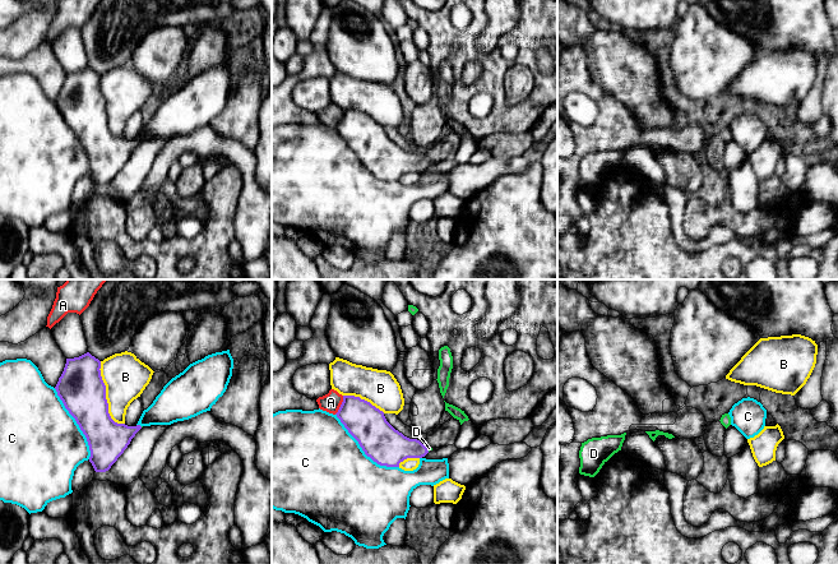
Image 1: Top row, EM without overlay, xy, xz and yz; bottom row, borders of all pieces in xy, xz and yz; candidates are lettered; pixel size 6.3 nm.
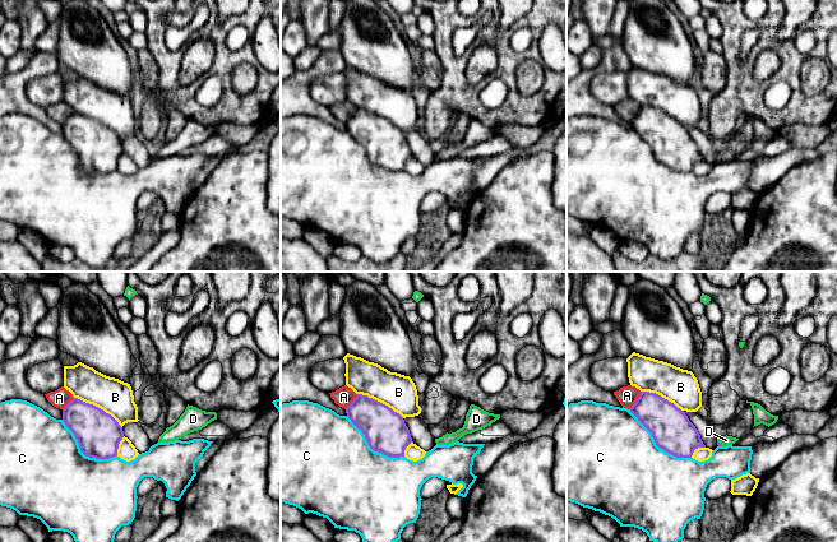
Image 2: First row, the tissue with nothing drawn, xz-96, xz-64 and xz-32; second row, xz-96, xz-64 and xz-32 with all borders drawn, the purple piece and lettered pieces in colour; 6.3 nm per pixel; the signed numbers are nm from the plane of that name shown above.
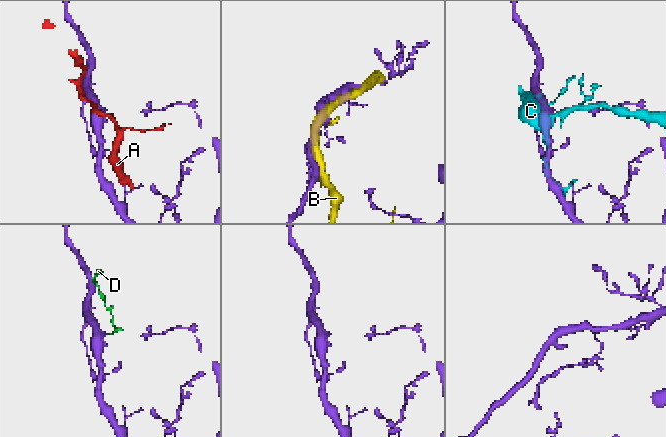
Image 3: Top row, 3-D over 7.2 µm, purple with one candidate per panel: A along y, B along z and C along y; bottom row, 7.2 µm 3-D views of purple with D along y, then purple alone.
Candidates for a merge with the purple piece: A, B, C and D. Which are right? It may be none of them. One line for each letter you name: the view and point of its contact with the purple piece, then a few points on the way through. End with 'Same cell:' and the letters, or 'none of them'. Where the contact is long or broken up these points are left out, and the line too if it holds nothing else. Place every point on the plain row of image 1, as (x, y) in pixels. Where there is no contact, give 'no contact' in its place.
D: contact xz (426, 163); way xz (387, 161), (426, 163), (429, 162)
Same cell: D

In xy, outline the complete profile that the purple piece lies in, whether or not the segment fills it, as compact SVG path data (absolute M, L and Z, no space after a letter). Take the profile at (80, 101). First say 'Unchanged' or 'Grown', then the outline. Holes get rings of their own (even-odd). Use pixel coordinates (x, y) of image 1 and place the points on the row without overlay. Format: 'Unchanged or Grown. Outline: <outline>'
Unchanged. Outline: M89 66L66 73L55 103L87 152L94 185L106 186L142 140L128 140L111 133L99 83L101 75Z

